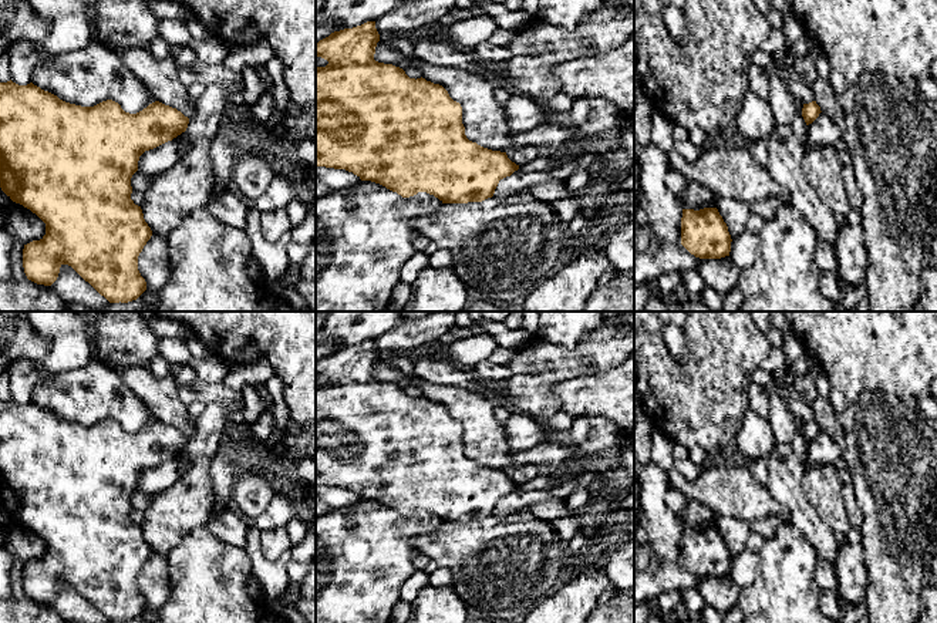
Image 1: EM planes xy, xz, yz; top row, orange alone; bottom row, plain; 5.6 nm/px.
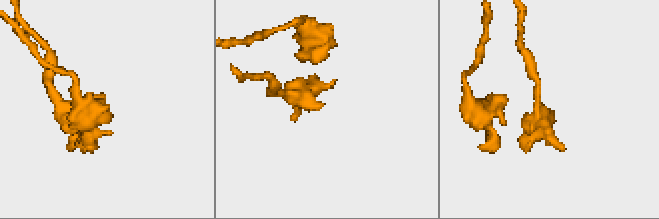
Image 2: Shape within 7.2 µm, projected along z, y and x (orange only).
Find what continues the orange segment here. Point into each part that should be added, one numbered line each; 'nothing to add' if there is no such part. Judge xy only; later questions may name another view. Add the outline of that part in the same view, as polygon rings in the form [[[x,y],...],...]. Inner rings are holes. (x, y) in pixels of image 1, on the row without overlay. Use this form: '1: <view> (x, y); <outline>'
nothing to add

